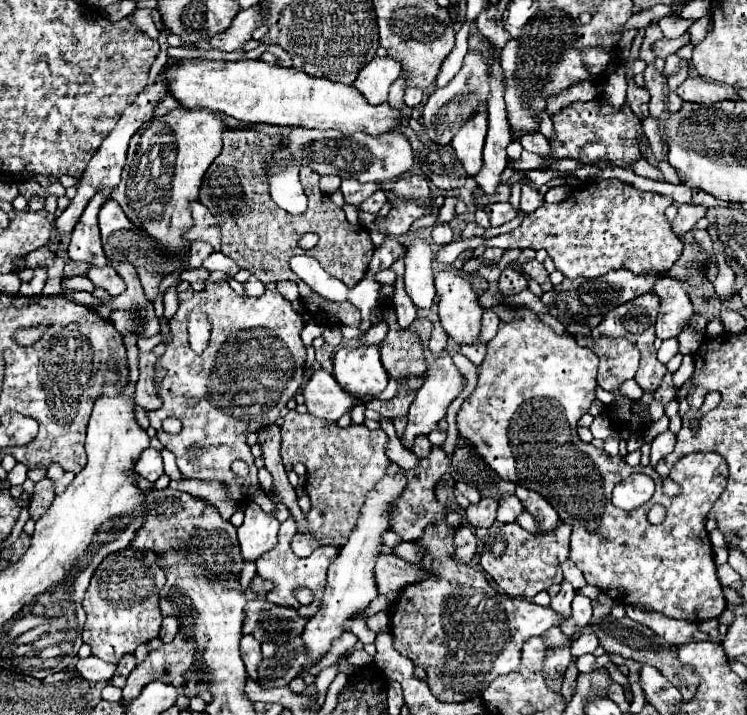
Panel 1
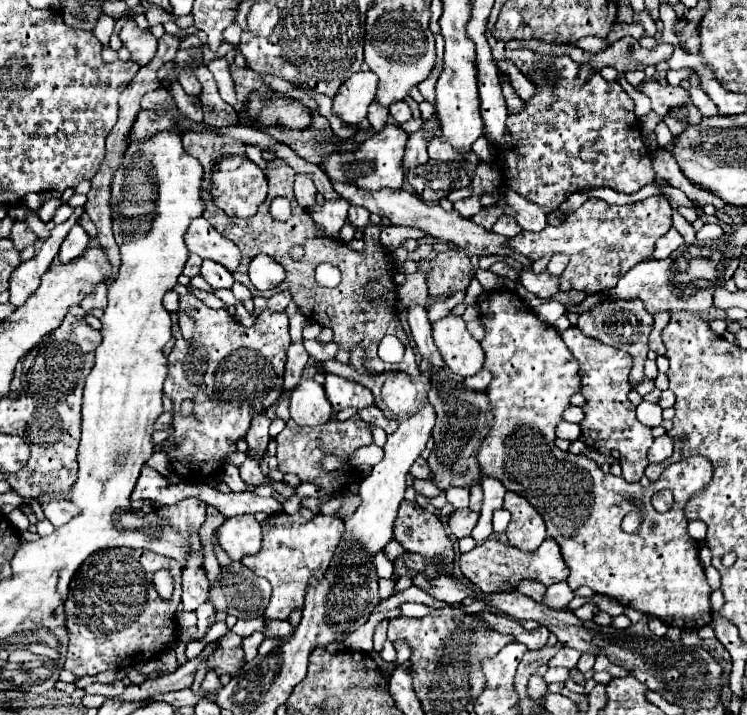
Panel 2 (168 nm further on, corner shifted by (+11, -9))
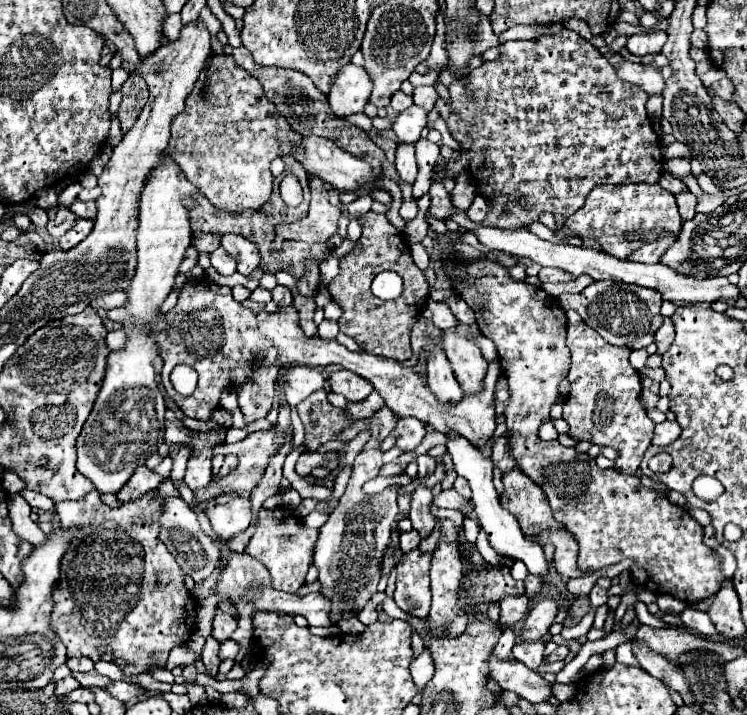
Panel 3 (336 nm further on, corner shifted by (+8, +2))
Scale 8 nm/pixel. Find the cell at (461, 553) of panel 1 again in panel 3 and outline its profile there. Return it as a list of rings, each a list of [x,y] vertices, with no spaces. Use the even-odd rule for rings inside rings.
[[[417,530],[401,534],[399,536],[399,546],[401,546],[403,552],[411,552],[411,548],[417,548]]]

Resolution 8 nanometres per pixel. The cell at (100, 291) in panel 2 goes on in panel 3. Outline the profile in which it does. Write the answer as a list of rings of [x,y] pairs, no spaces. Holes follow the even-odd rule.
[[[119,290],[119,292],[109,292],[109,294],[103,294],[101,298],[93,300],[91,306],[93,308],[103,308],[103,310],[111,310],[111,308],[119,308],[123,306],[125,302],[125,292]]]

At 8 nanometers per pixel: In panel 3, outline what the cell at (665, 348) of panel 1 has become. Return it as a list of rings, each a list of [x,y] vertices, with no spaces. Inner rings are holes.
[[[645,348],[633,350],[633,352],[631,352],[631,366],[633,366],[635,370],[641,370],[641,368],[647,366],[647,358],[649,358],[649,354],[647,354]]]

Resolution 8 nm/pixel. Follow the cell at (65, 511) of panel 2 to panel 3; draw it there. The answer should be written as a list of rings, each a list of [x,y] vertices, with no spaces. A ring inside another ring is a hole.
[[[93,490],[89,492],[89,496],[83,496],[75,502],[65,500],[55,504],[55,510],[65,528],[71,524],[81,524],[81,520],[87,526],[71,542],[67,554],[63,556],[61,580],[53,590],[55,608],[51,614],[51,626],[63,640],[67,648],[67,658],[87,656],[93,662],[107,660],[121,666],[127,674],[139,674],[145,672],[151,664],[165,666],[169,650],[185,644],[193,634],[197,602],[191,592],[187,592],[183,586],[185,574],[179,568],[177,560],[167,552],[165,544],[159,540],[157,516],[161,512],[161,502],[163,498],[151,492],[137,500],[125,502],[119,508],[109,508]],[[131,516],[147,516],[147,526],[133,526]],[[161,568],[167,568],[173,574],[173,582],[165,590],[157,588],[157,572]]]

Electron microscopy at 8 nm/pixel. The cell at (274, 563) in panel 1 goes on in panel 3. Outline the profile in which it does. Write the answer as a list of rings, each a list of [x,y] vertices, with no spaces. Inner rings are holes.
[[[261,508],[257,516],[255,534],[247,542],[245,552],[267,566],[267,570],[271,572],[275,590],[297,594],[299,588],[305,584],[305,576],[313,560],[313,548],[317,544],[317,536],[319,536],[319,530],[307,528],[293,508],[273,508],[273,510]]]

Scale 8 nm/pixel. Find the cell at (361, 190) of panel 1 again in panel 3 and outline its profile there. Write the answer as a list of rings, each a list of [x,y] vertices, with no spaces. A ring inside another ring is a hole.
[[[317,176],[309,180],[311,188],[311,204],[309,214],[295,224],[281,224],[275,228],[277,238],[281,240],[303,240],[303,242],[327,242],[337,232],[337,220],[341,210],[333,206],[327,198],[327,190],[323,180]]]

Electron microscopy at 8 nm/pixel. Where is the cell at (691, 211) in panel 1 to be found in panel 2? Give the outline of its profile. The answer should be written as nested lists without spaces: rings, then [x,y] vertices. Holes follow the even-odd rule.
[[[672,227],[666,235],[662,235],[662,237],[656,241],[656,249],[654,249],[654,253],[652,253],[648,259],[666,259],[666,257],[670,257],[670,253],[676,251],[682,243],[684,243],[684,239],[682,239],[680,233]]]

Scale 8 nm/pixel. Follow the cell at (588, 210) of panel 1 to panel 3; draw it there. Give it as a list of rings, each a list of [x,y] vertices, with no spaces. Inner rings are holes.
[[[659,184],[599,186],[587,194],[585,206],[565,220],[565,228],[569,228],[581,240],[599,242],[601,252],[625,260],[631,256],[631,252],[655,240],[661,232],[679,234],[681,216],[677,212],[675,196],[663,190]]]

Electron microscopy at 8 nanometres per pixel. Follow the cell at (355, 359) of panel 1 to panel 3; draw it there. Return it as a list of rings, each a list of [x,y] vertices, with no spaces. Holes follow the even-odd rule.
[[[339,370],[339,372],[331,374],[329,386],[335,394],[343,394],[349,402],[361,402],[373,392],[371,382],[363,380],[361,376],[355,376],[353,372],[347,372],[347,370]]]

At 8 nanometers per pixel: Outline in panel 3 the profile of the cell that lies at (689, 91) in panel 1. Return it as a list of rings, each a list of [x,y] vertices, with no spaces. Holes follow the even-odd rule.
[[[623,62],[619,64],[617,68],[617,74],[619,78],[631,82],[631,84],[637,84],[641,86],[647,94],[651,96],[657,96],[657,94],[663,94],[663,86],[665,86],[665,80],[661,76],[661,72],[657,68],[653,68],[651,64],[645,66],[645,64],[637,64],[637,62]]]

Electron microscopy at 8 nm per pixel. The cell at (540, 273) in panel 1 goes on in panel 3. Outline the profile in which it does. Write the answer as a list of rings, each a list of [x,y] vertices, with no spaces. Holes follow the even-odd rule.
[[[541,268],[541,272],[539,272],[539,280],[541,282],[553,282],[553,284],[557,284],[557,282],[569,282],[573,278],[575,276],[571,276],[569,272],[563,272],[559,268]]]

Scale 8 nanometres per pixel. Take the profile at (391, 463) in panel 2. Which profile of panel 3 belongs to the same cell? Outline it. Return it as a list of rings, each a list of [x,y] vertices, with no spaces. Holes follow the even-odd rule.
[[[399,418],[395,428],[391,430],[391,436],[395,438],[395,446],[399,446],[403,450],[403,454],[415,452],[417,446],[423,442],[425,438],[425,430],[427,424],[423,424],[423,420],[419,418]]]

